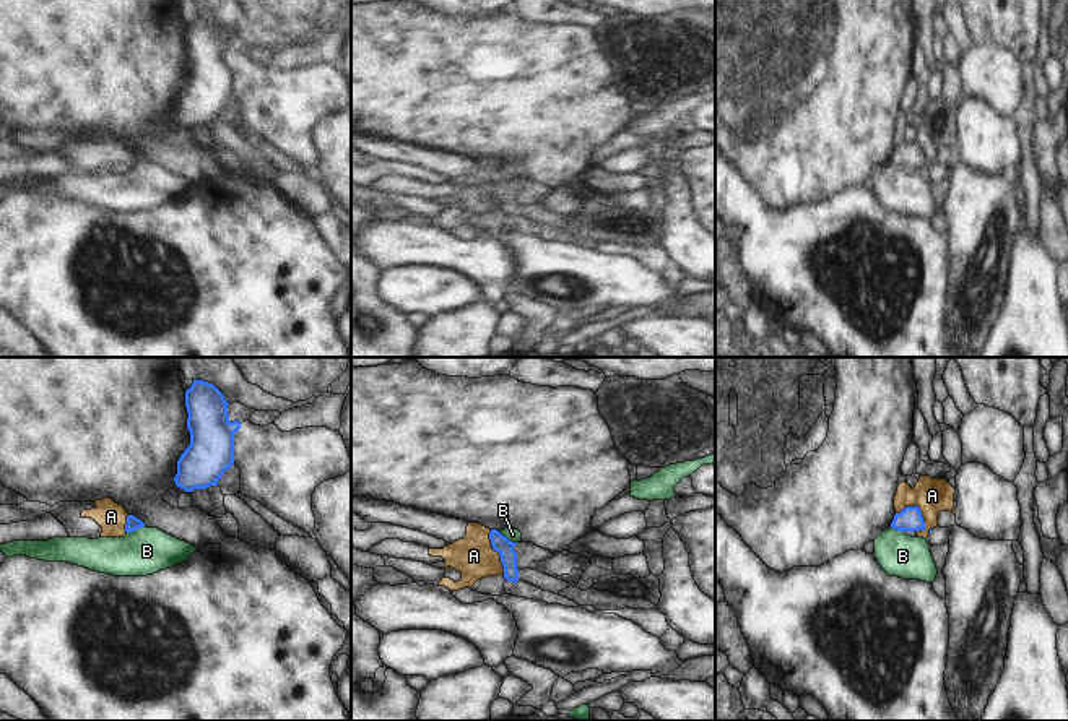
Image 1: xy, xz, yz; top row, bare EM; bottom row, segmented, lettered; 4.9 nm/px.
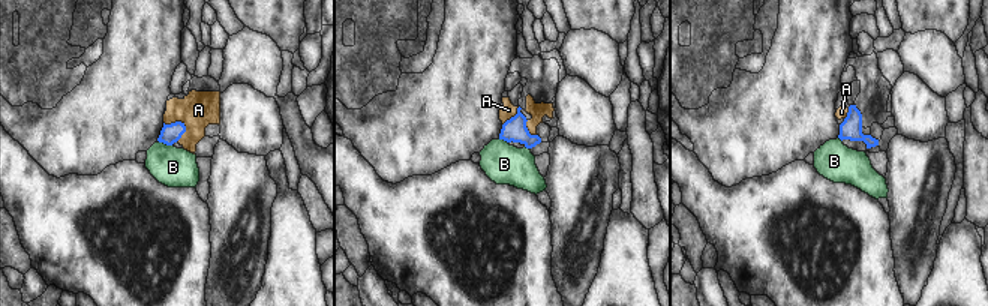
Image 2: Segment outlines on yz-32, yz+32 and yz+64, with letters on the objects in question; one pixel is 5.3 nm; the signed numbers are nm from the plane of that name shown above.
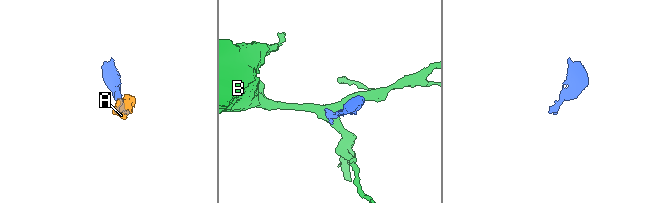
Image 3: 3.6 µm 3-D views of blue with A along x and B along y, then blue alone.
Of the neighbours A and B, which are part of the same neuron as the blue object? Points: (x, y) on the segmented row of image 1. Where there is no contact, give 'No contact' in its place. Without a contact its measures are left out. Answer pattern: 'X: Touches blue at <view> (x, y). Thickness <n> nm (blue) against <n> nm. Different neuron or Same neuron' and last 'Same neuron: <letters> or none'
A: Touches blue at yz (919, 509). Thickness 120 nm (blue) against 180 nm. Same neuron
B: Touches blue at xz (506, 538). Thickness 90 nm (blue) against 70 nm. Different neuron
Same neuron: A

